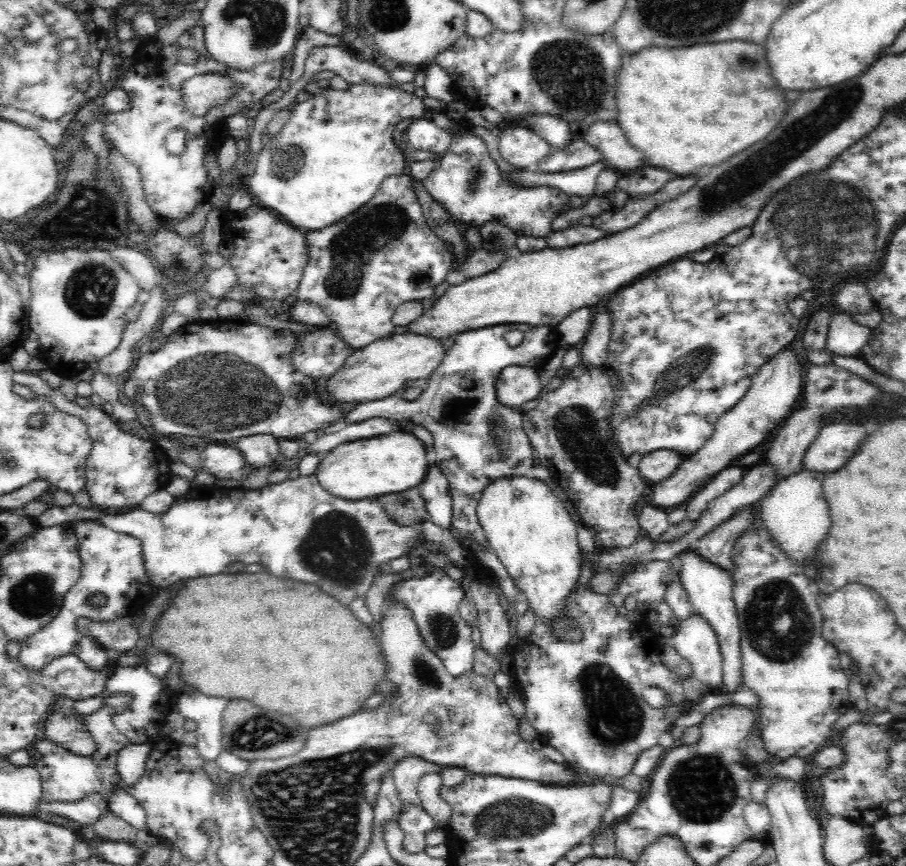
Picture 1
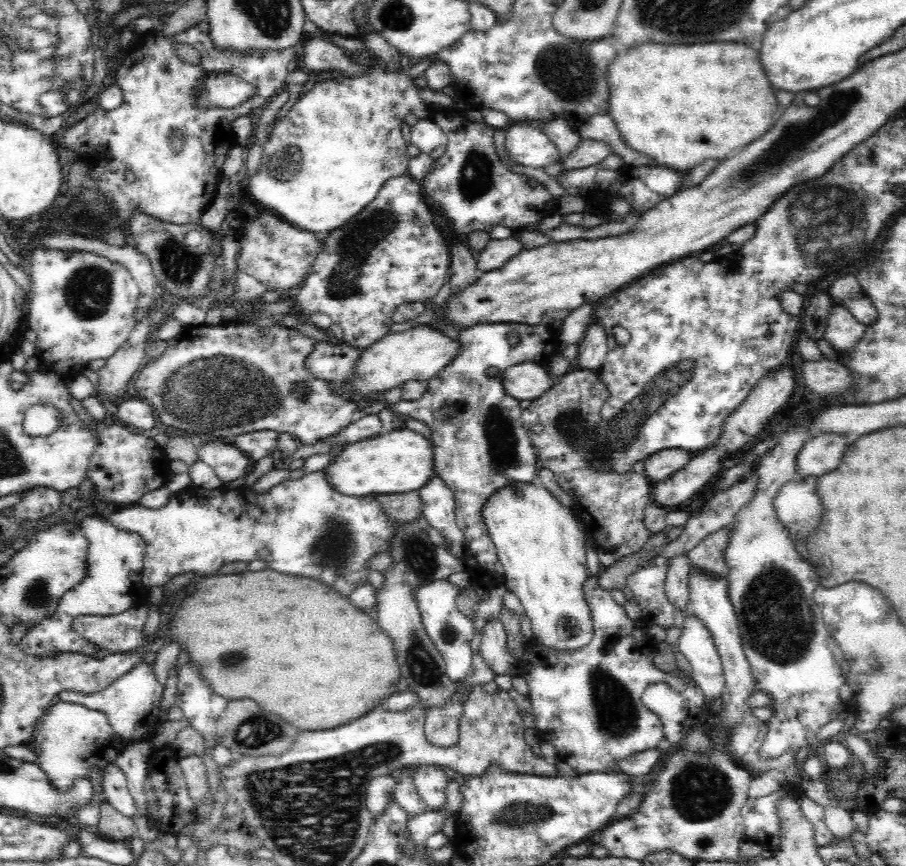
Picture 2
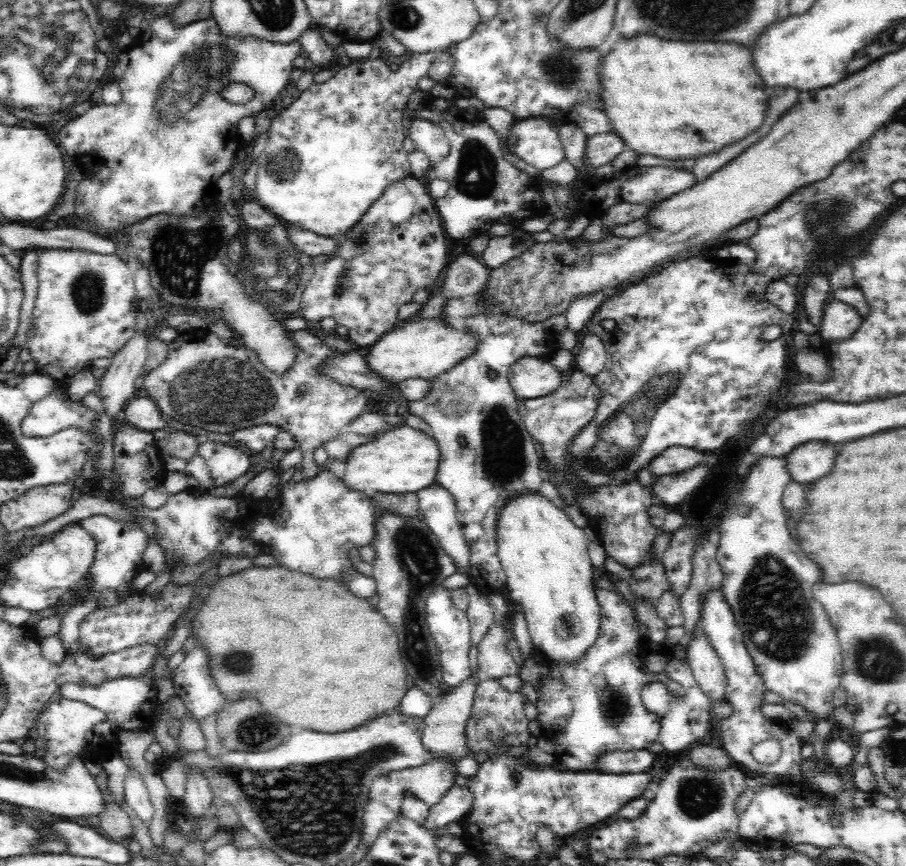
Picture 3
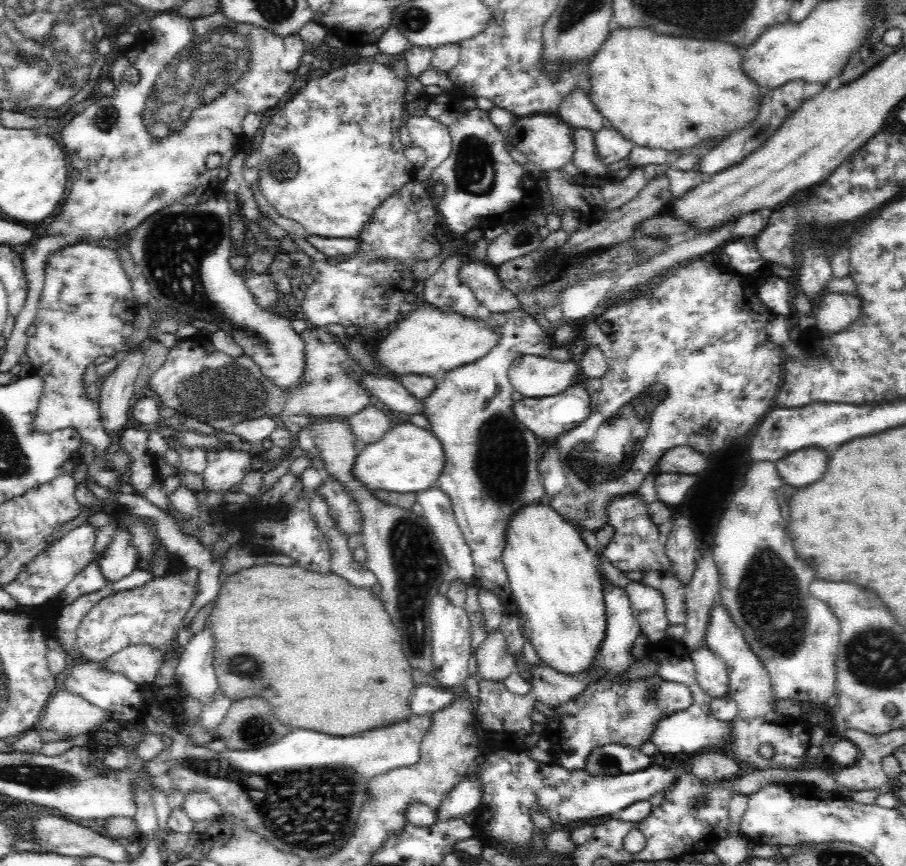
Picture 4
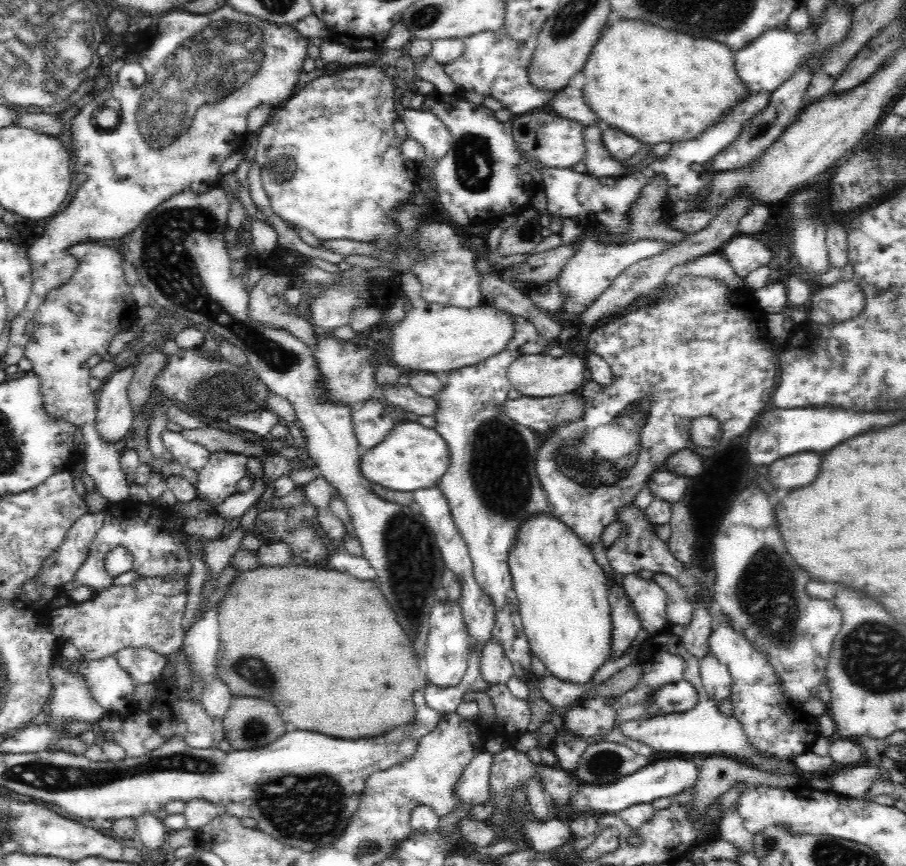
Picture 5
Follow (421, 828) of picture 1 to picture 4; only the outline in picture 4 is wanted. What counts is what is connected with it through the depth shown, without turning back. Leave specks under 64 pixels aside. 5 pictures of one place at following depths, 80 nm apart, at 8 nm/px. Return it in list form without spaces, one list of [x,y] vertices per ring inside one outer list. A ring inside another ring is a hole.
[[[476,777],[462,779],[440,802],[434,810],[434,822],[464,818],[480,806],[482,787]]]

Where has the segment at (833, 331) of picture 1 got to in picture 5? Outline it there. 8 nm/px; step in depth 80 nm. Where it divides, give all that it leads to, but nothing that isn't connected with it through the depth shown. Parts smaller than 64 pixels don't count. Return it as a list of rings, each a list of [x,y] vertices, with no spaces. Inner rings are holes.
[[[850,280],[815,289],[809,304],[802,309],[807,320],[818,325],[834,326],[856,318],[863,308],[862,289]]]

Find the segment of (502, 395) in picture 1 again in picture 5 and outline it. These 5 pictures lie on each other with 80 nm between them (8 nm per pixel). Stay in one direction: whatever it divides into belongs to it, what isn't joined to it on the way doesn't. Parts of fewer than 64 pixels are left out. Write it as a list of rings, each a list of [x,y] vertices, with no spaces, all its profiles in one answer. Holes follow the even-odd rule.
[[[529,354],[516,358],[507,368],[507,377],[514,390],[522,397],[546,398],[579,391],[588,381],[584,360],[576,355],[565,354],[560,358],[550,355]]]

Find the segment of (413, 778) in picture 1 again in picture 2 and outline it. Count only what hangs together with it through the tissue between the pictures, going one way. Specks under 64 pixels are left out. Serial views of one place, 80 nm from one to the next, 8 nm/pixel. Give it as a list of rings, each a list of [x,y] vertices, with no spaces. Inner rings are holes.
[[[404,766],[400,770],[393,770],[390,776],[394,777],[393,798],[401,807],[412,816],[426,812],[426,803],[419,795],[413,778],[420,766]]]

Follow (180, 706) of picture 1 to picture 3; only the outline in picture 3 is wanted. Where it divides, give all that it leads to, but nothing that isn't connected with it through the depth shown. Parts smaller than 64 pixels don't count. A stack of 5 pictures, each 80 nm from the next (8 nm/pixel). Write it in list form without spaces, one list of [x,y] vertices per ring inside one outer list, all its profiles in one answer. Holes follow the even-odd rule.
[[[196,646],[174,671],[175,695],[188,709],[188,715],[201,726],[203,718],[218,714],[228,701],[214,686],[208,672],[206,652]]]

